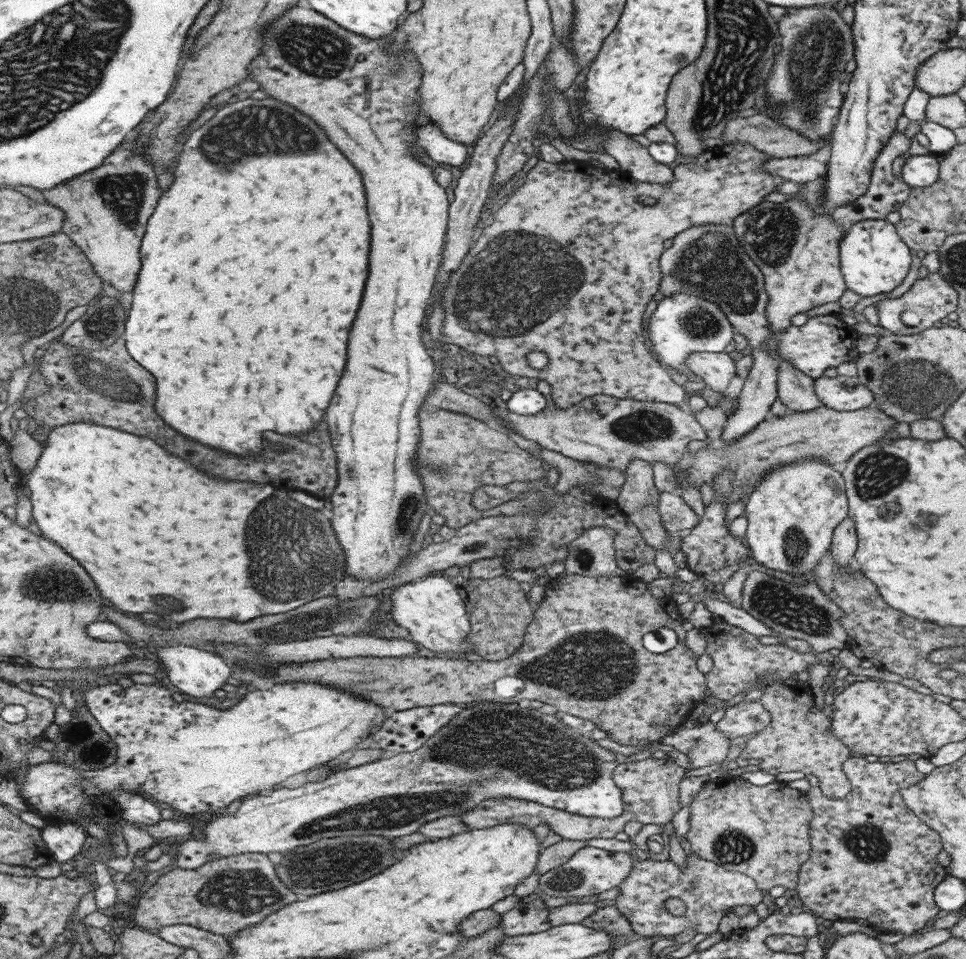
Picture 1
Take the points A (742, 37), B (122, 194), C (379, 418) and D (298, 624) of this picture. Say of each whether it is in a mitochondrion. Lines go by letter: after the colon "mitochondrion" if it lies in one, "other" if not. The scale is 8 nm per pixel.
A: mitochondrion
B: mitochondrion
C: other
D: mitochondrion

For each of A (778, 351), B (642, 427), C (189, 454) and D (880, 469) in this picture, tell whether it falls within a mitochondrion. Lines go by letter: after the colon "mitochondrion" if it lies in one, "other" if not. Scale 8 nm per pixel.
A: other
B: mitochondrion
C: other
D: mitochondrion

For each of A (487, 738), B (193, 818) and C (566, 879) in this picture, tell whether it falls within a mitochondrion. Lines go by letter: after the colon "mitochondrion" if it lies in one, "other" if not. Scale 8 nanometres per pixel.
A: mitochondrion
B: other
C: mitochondrion

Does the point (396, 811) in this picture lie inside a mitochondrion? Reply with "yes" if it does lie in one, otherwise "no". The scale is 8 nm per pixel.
yes

